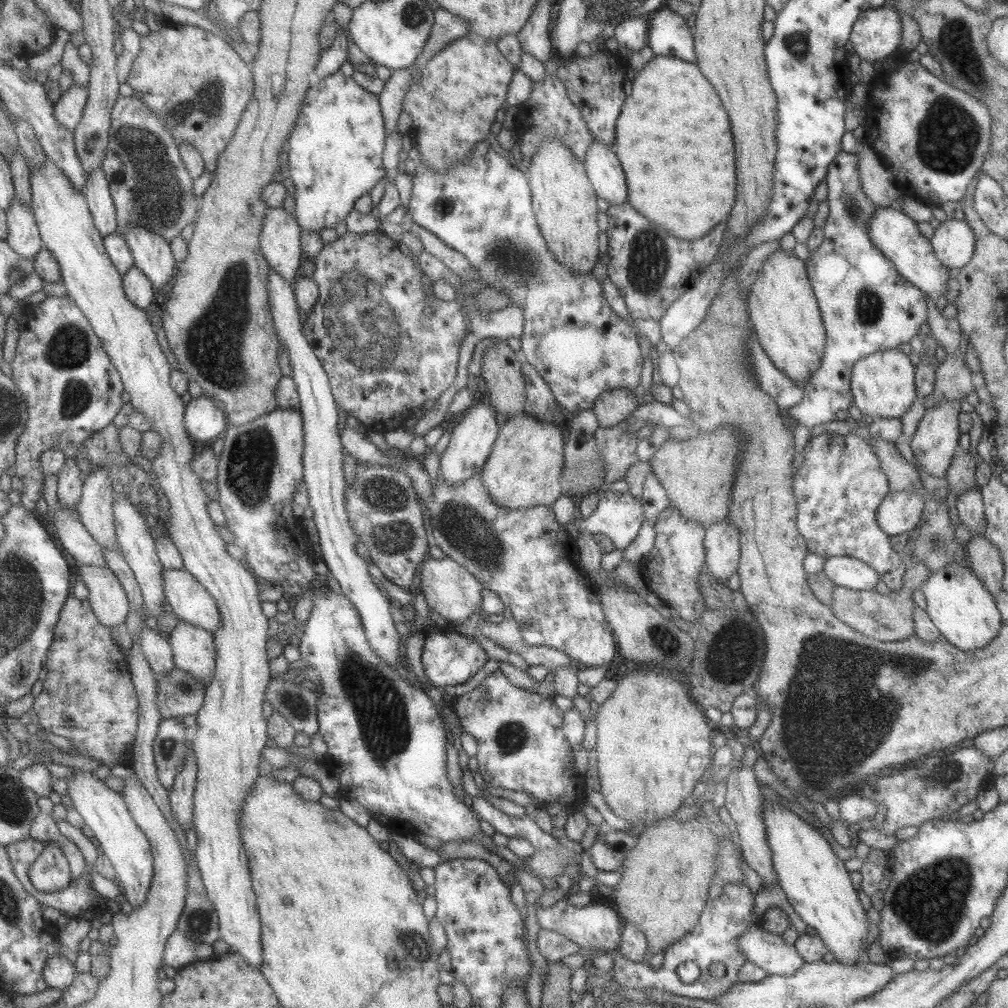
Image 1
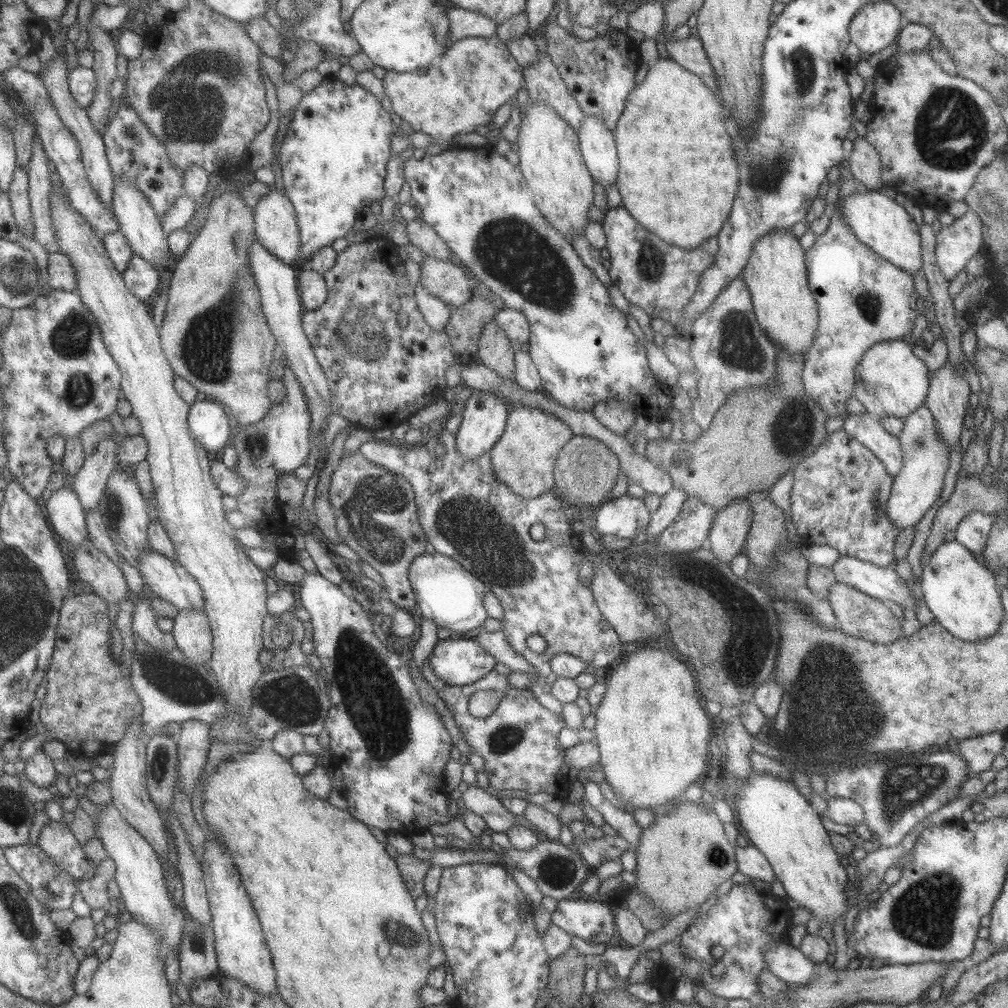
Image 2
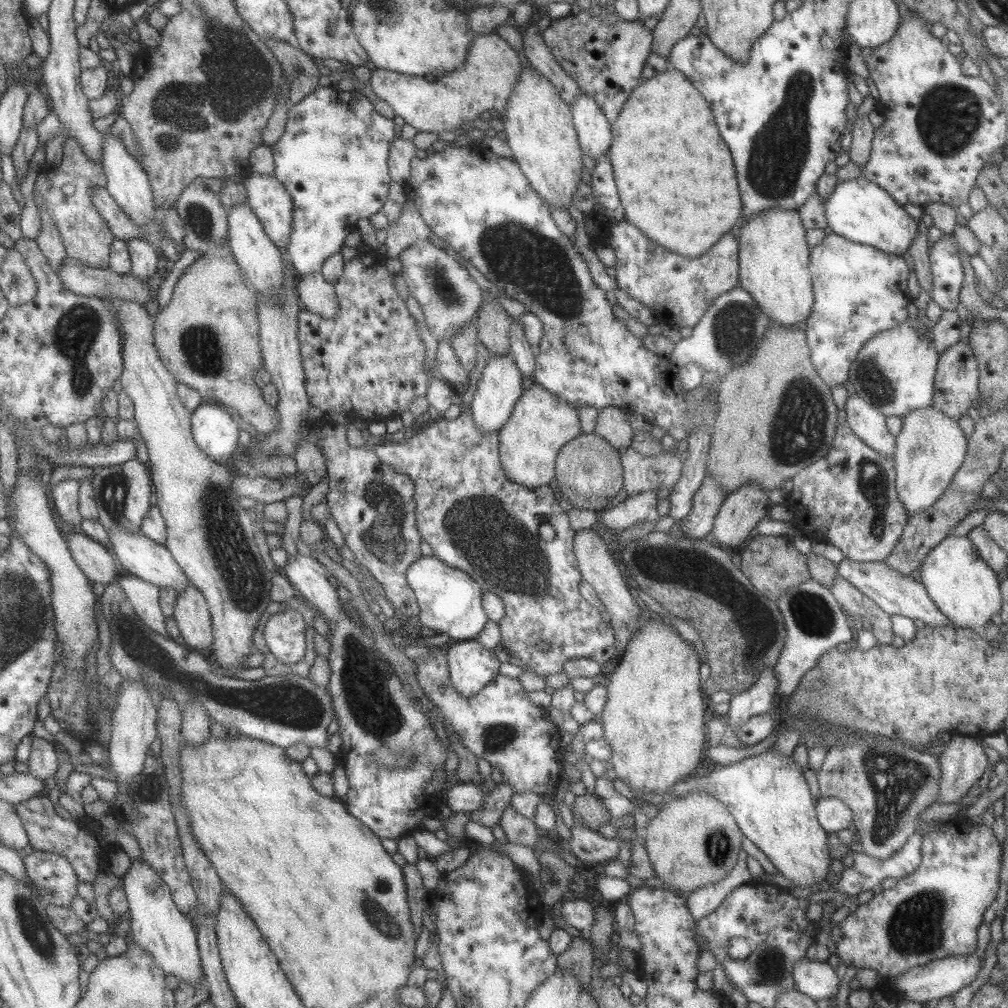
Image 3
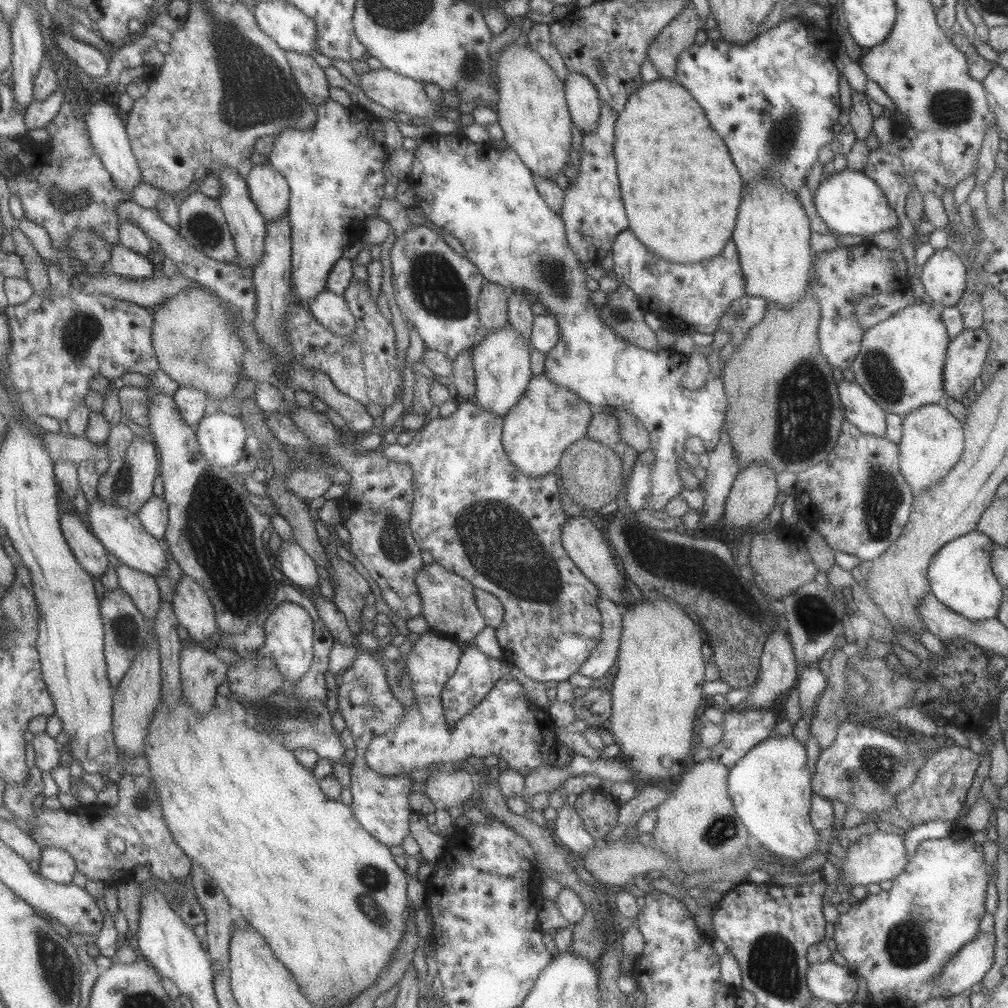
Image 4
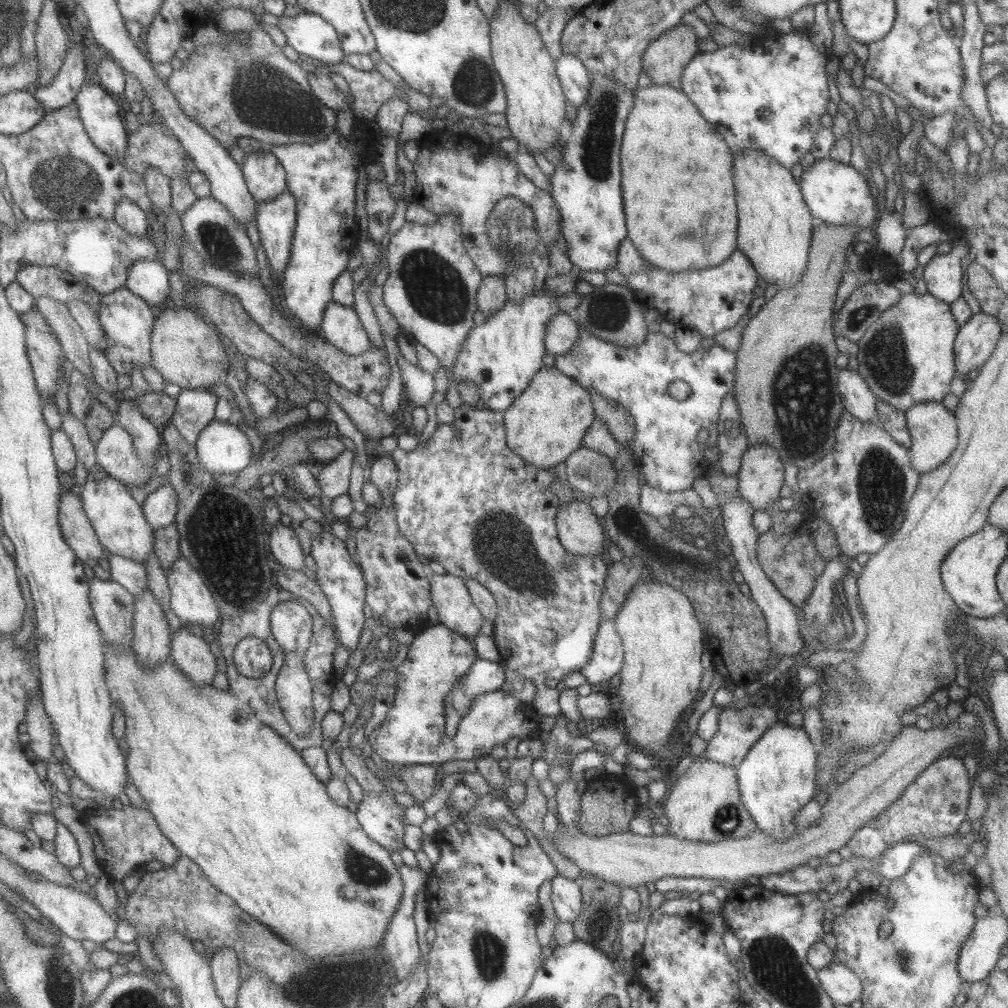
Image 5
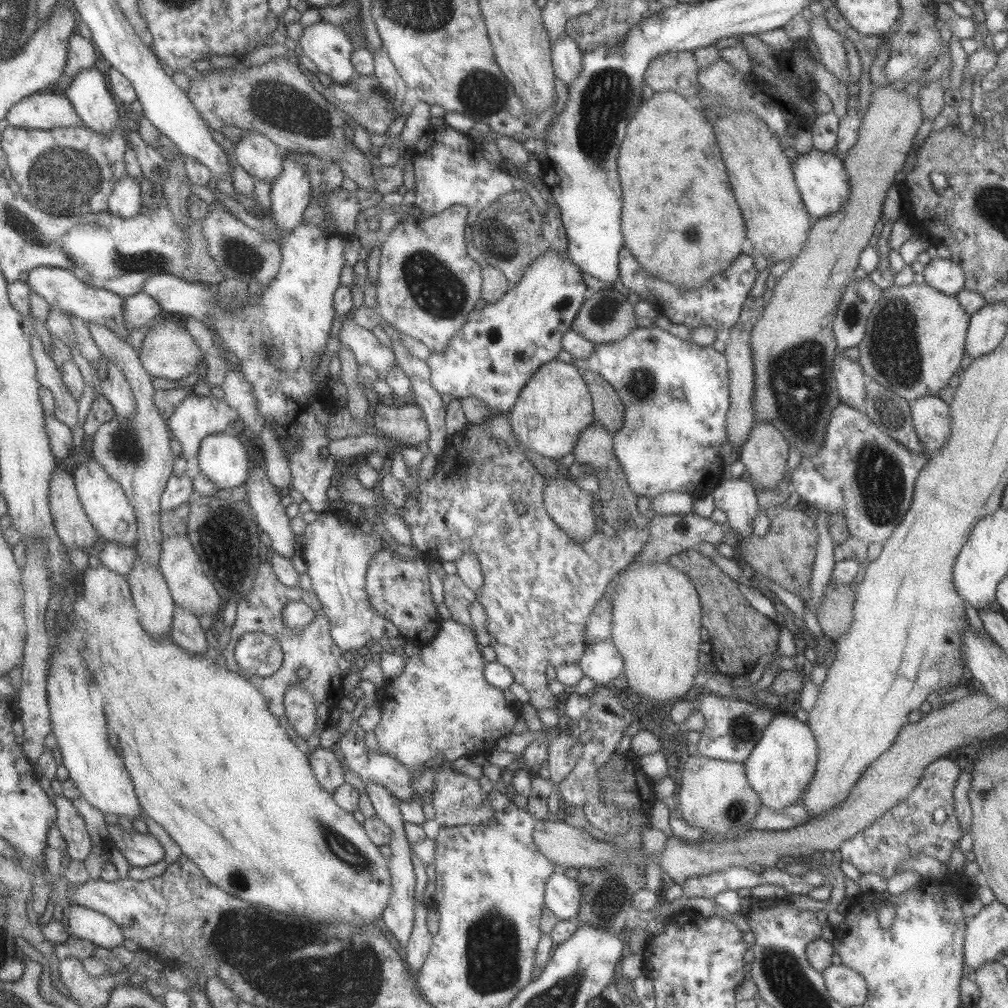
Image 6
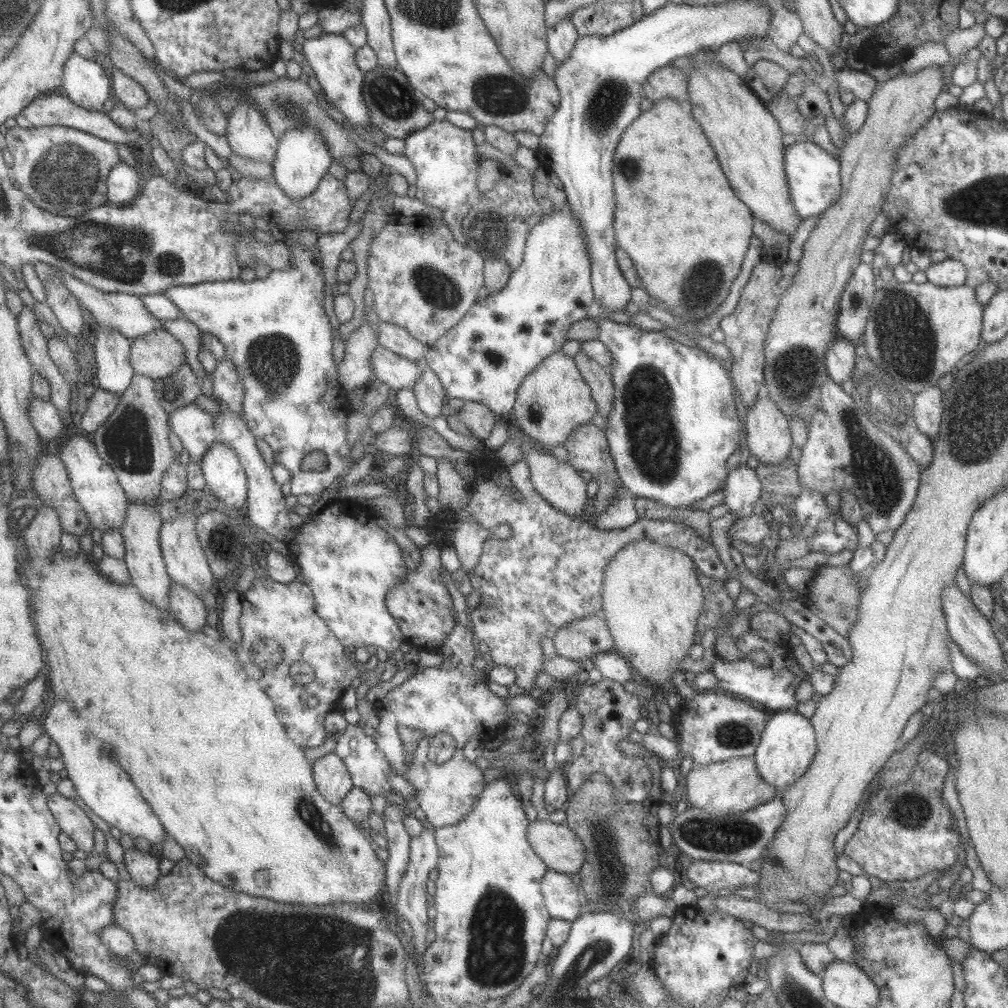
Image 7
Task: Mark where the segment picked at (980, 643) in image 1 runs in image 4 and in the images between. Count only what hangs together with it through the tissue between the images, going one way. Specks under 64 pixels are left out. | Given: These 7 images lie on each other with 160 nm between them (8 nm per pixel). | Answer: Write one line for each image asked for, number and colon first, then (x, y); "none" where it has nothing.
2: (961, 594)
3: (966, 591)
4: (959, 575)

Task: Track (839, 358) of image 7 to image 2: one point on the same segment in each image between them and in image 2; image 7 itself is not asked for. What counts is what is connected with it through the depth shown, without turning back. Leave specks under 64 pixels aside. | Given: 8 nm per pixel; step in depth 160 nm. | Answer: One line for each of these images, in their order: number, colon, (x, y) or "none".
2: (869, 431)
3: (869, 425)
4: (859, 409)
5: (858, 400)
6: (850, 385)

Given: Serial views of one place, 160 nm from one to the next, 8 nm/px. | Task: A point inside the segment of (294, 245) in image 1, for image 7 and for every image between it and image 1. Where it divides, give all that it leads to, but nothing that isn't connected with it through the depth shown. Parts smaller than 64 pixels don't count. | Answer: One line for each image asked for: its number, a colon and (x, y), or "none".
2: (275, 226)
3: (270, 202)
4: (268, 190)
5: (265, 179)
6: (262, 160)
7: (248, 135)

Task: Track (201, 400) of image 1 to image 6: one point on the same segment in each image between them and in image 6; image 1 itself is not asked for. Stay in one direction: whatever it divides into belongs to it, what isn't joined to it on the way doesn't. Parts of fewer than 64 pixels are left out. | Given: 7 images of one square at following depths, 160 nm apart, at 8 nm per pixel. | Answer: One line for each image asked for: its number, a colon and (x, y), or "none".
2: (209, 426)
3: (214, 432)
4: (220, 437)
5: (221, 448)
6: (222, 458)

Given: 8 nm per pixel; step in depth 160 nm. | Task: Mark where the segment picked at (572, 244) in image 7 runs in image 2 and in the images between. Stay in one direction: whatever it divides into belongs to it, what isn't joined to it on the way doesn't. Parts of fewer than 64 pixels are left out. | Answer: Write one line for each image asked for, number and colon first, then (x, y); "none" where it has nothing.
2: (483, 419)
3: (500, 385)
4: (500, 361)
5: (500, 357)
6: (499, 347)

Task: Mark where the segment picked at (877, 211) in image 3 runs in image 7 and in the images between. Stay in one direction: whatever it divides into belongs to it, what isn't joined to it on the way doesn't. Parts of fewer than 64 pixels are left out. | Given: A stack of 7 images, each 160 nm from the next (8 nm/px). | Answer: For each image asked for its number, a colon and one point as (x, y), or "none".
4: (848, 202)
5: (835, 193)
6: (822, 182)
7: (813, 175)

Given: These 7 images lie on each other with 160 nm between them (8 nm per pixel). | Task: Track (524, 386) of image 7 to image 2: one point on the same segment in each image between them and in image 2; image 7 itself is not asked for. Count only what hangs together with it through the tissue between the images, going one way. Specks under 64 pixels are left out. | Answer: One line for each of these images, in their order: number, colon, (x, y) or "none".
2: (522, 459)
3: (540, 423)
4: (547, 419)
5: (544, 425)
6: (554, 406)

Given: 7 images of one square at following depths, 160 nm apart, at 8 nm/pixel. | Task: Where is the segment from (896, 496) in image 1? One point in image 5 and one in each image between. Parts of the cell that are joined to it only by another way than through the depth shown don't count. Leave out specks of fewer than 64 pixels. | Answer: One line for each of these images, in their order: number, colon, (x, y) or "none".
2: (925, 459)
3: (929, 449)
4: (932, 440)
5: (932, 428)

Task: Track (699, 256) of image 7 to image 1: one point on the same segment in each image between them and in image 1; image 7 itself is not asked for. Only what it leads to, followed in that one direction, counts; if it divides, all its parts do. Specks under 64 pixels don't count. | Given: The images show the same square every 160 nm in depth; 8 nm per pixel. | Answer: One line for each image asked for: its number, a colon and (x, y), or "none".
1: (672, 139)
2: (677, 176)
3: (675, 180)
4: (667, 154)
5: (676, 223)
6: (679, 220)

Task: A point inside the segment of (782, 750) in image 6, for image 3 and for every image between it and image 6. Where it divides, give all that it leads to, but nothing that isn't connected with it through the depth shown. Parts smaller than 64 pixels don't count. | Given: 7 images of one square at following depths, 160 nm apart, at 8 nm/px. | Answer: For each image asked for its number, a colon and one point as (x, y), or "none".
3: (766, 794)
4: (769, 787)
5: (776, 777)

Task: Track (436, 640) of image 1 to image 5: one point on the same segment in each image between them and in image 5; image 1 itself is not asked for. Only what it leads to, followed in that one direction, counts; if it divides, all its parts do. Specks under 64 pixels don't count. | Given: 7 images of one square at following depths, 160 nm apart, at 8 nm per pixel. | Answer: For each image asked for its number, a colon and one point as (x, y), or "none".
2: (458, 662)
3: (470, 665)
4: (475, 673)
5: (482, 676)

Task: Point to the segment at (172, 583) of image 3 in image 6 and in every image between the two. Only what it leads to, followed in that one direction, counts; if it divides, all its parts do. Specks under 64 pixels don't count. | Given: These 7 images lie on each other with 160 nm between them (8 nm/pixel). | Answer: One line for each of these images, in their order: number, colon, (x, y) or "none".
4: (120, 531)
5: (119, 521)
6: (113, 515)

